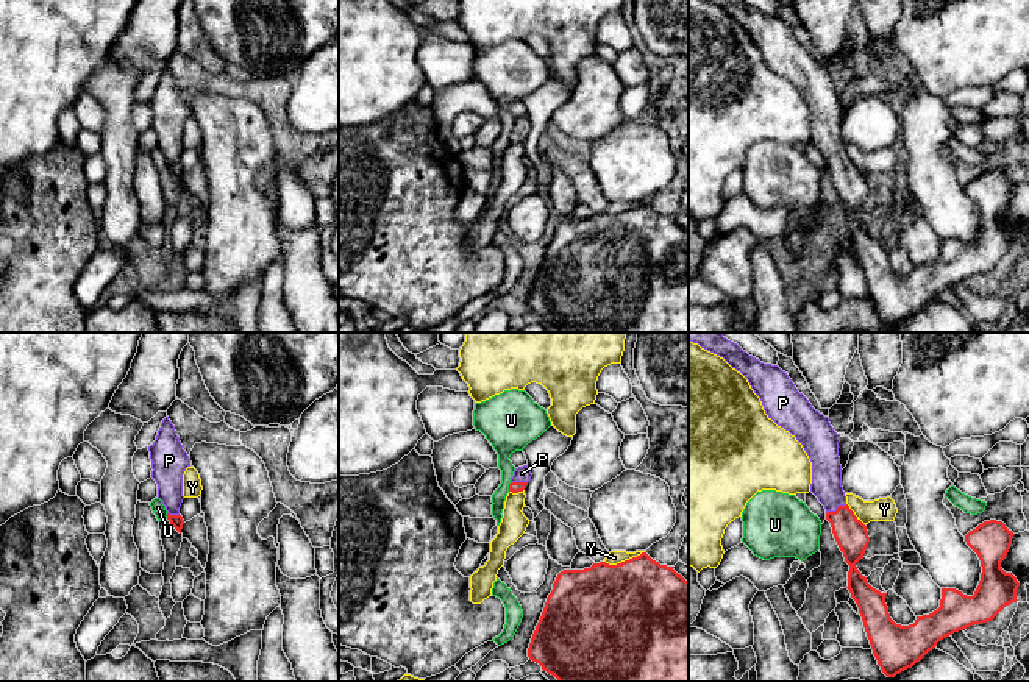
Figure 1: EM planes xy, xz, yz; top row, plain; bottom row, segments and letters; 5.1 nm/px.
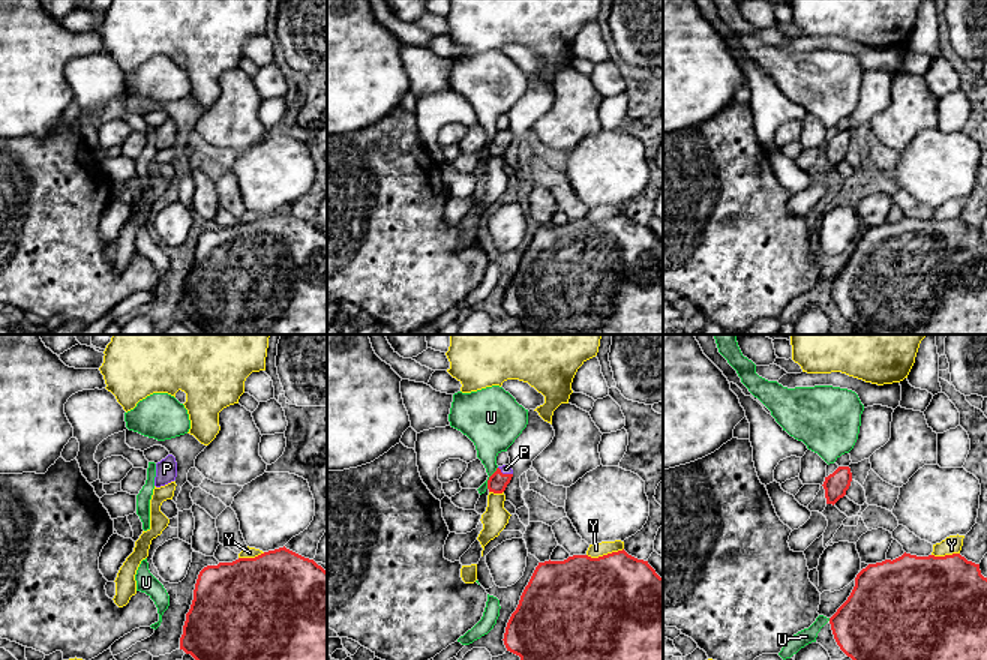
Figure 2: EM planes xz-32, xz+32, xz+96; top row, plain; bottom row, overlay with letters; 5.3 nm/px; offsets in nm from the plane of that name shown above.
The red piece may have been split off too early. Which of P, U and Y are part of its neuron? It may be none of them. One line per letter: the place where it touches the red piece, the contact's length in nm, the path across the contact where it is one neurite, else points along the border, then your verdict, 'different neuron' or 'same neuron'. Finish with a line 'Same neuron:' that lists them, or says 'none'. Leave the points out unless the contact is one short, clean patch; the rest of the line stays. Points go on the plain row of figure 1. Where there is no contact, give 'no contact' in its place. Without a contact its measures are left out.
P: meets red in yz at (837, 159); contact 120 nm long; runs through yz (851, 186), (837, 159), (826, 136), (826, 122); same neuron
U: meets red in xz at (509, 138); contact 50 nm long; border along xz (511, 133), (508, 141); different neuron
Y: meets red in xz at (625, 211); contact 220 nm long; different neuron
Same neuron: P

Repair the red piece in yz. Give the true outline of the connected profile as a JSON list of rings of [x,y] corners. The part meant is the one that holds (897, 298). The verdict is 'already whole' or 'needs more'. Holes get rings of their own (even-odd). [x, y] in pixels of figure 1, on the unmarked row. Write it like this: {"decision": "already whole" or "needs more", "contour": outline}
{"decision": "needs more", "contour": [[[743,0],[707,2],[723,8],[748,30],[768,69],[795,86],[807,103],[812,112],[810,142],[824,156],[834,189],[849,215],[846,239],[859,258],[873,304],[887,328],[912,318],[945,287],[992,272],[1006,256],[1018,251],[1020,233],[1001,218],[1015,184],[1002,172],[990,170],[965,186],[982,217],[974,245],[942,239],[937,261],[917,267],[913,275],[896,275],[885,254],[887,243],[873,239],[856,217],[863,209],[870,187],[867,176],[846,155],[839,108],[840,84],[778,16],[764,14]]]}

